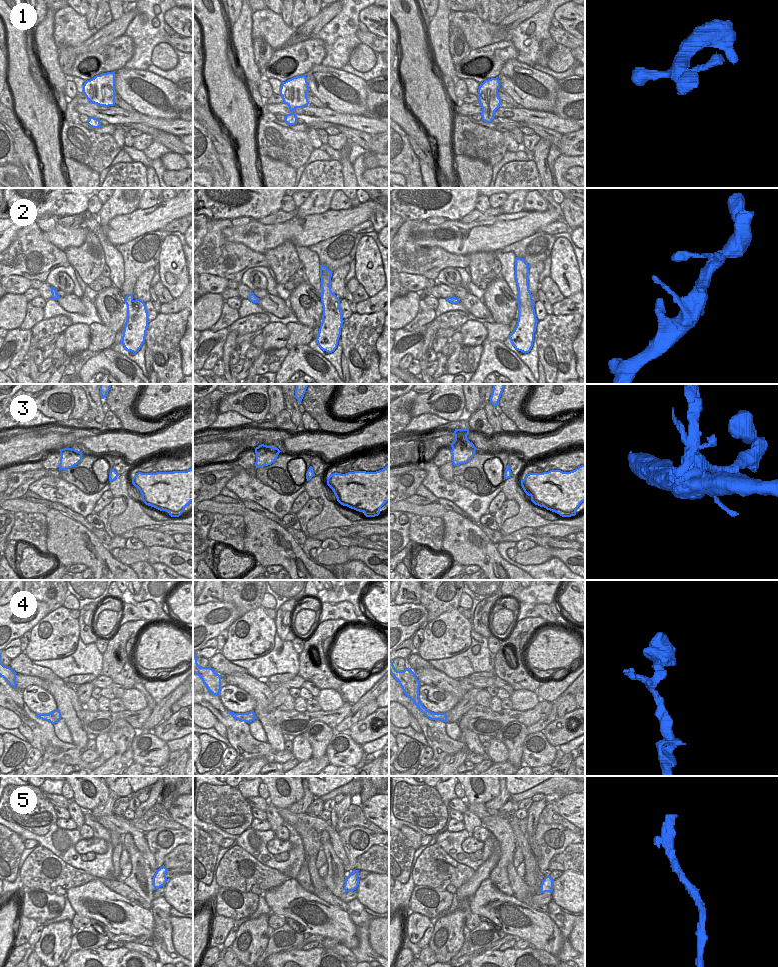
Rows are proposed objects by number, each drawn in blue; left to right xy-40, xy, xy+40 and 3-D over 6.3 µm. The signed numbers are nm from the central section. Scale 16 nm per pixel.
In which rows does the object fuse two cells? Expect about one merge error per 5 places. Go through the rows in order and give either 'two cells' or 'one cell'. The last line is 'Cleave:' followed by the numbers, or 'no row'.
1: one cell
2: one cell
3: two cells
4: one cell
5: one cell
Cleave: 3

